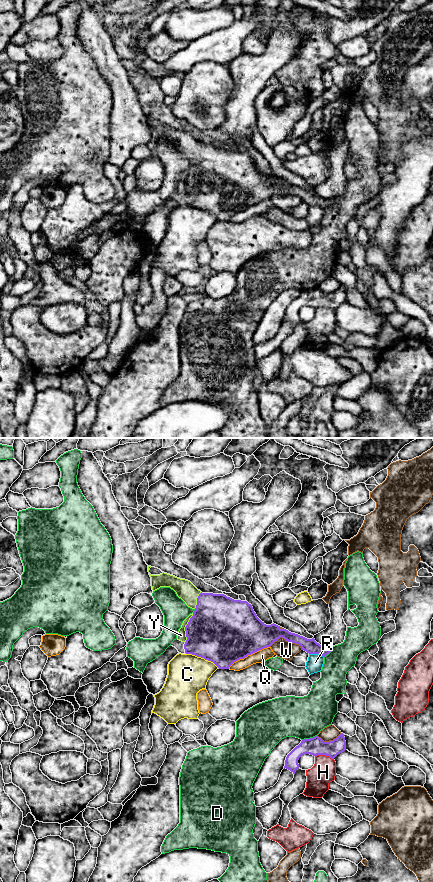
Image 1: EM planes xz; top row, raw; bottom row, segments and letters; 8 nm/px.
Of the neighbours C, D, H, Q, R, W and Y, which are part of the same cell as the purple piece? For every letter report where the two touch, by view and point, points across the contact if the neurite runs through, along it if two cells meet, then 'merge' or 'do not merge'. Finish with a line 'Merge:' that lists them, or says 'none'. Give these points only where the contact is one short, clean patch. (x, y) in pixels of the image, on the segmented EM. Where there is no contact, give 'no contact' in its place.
C: contact xz (202, 657); do not merge
D: contact xz (310, 738); do not merge
H: contact xz (324, 754); do not merge
Q: contact xz (248, 654); do not merge
R: contact xz (316, 653); do not merge
W: contact xz (286, 640); do not merge
Y: contact xz (185, 628); way xz (216, 631), (185, 628), (181, 635); merge
Merge: Y

